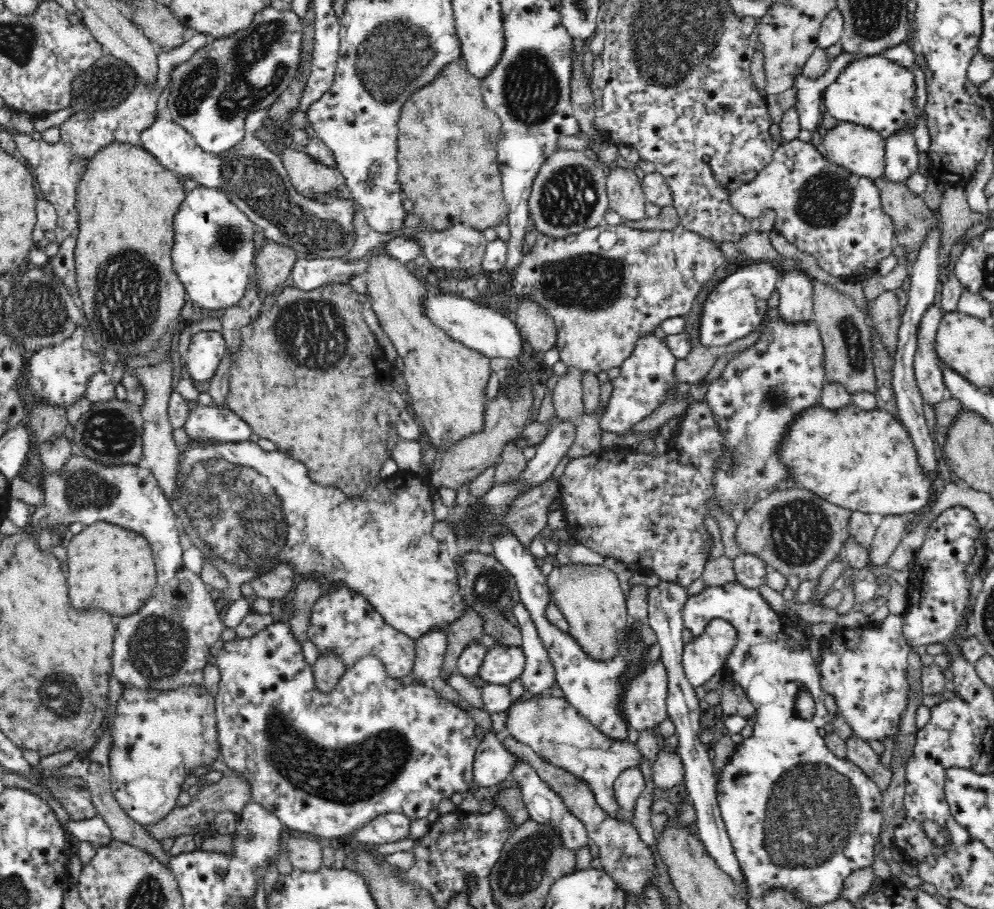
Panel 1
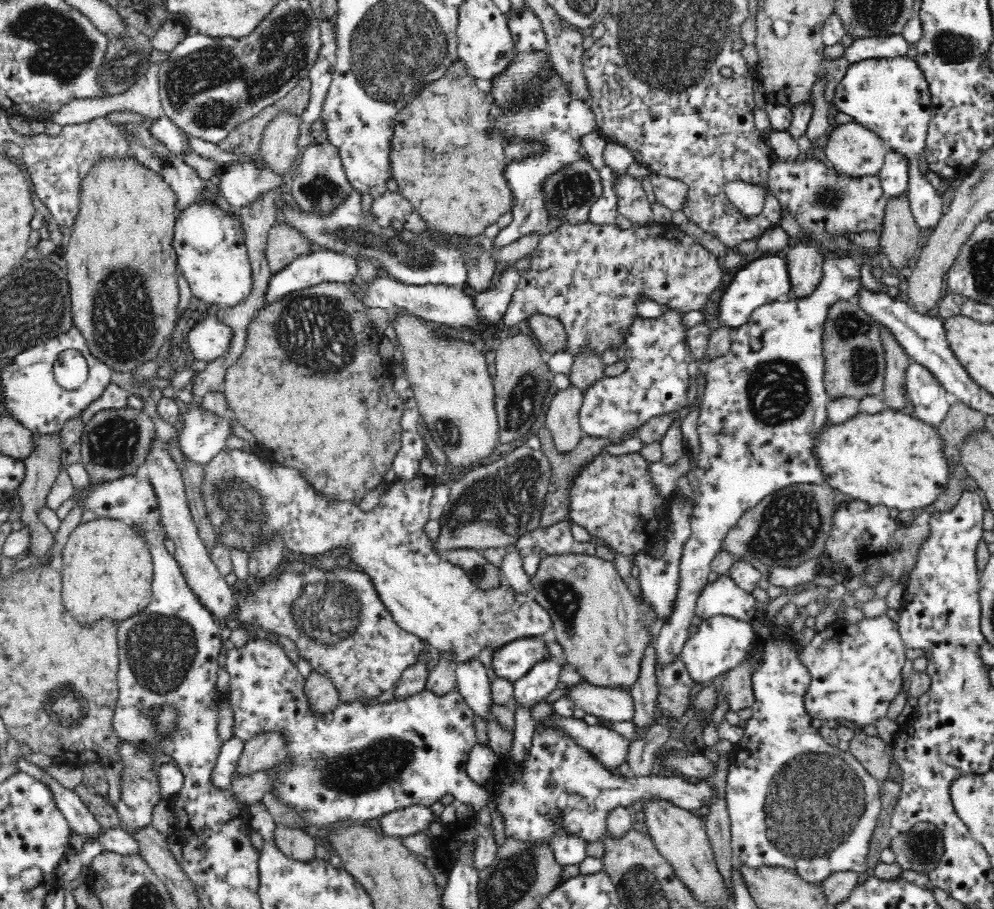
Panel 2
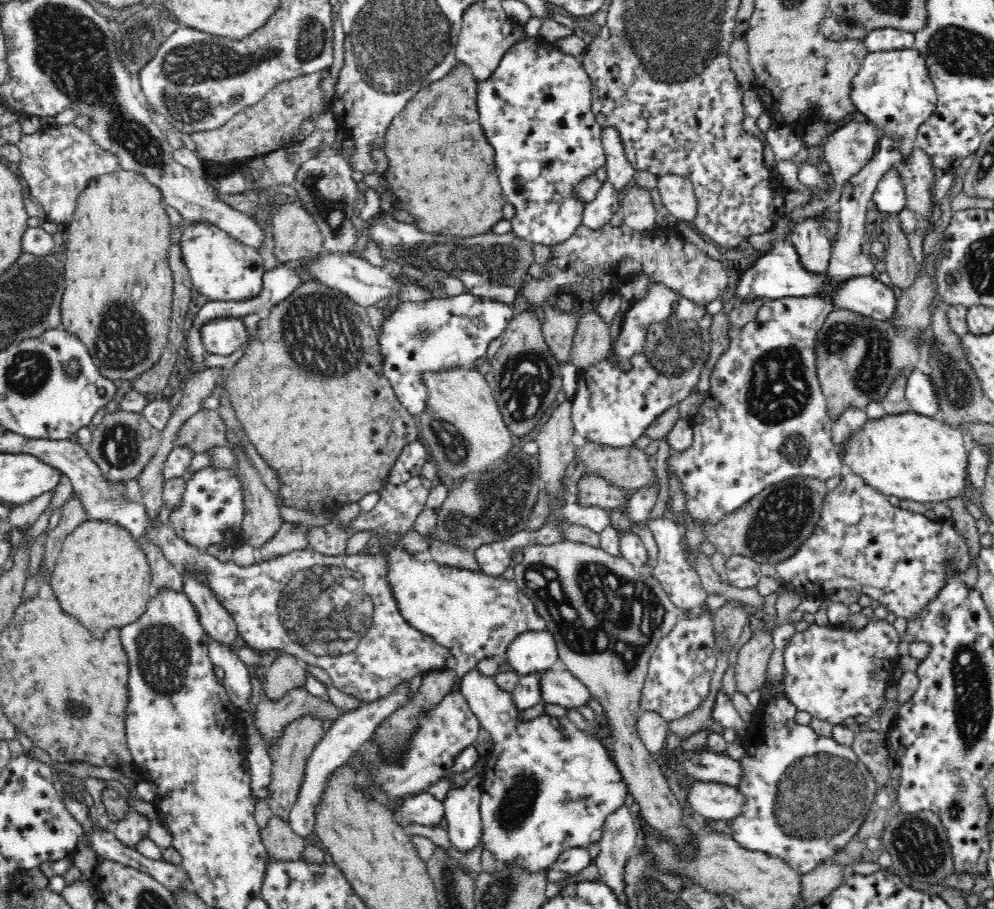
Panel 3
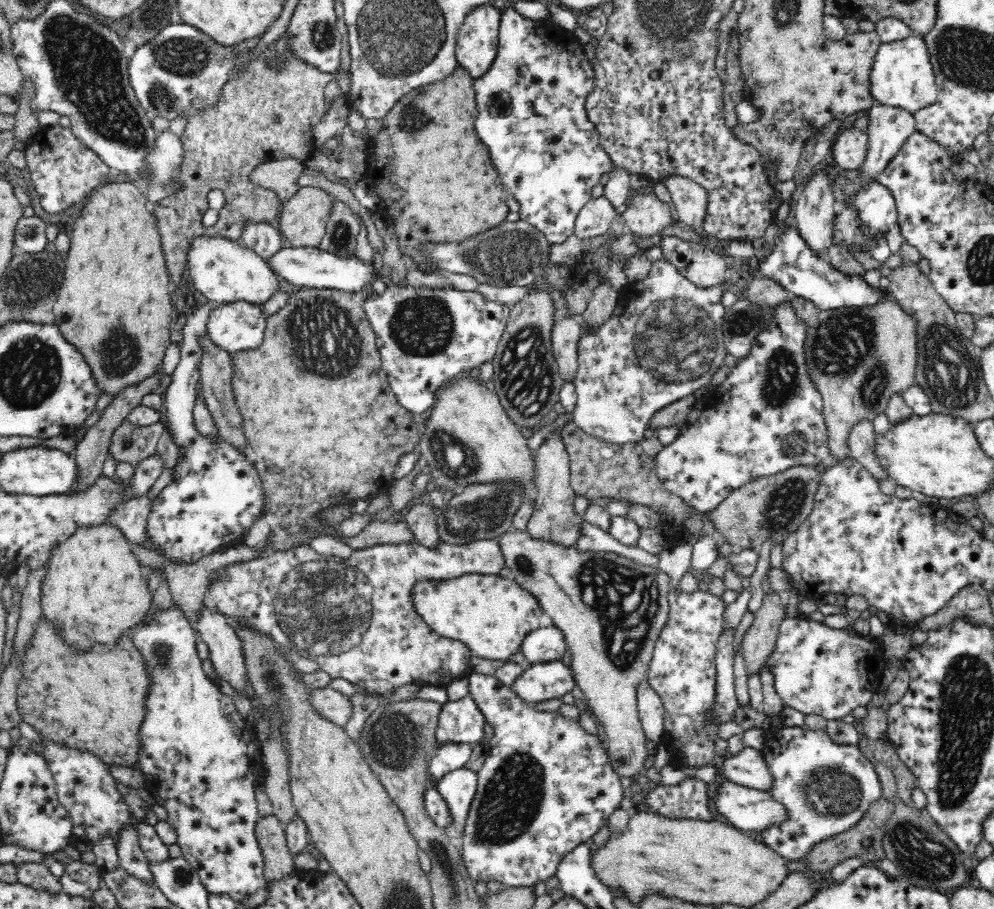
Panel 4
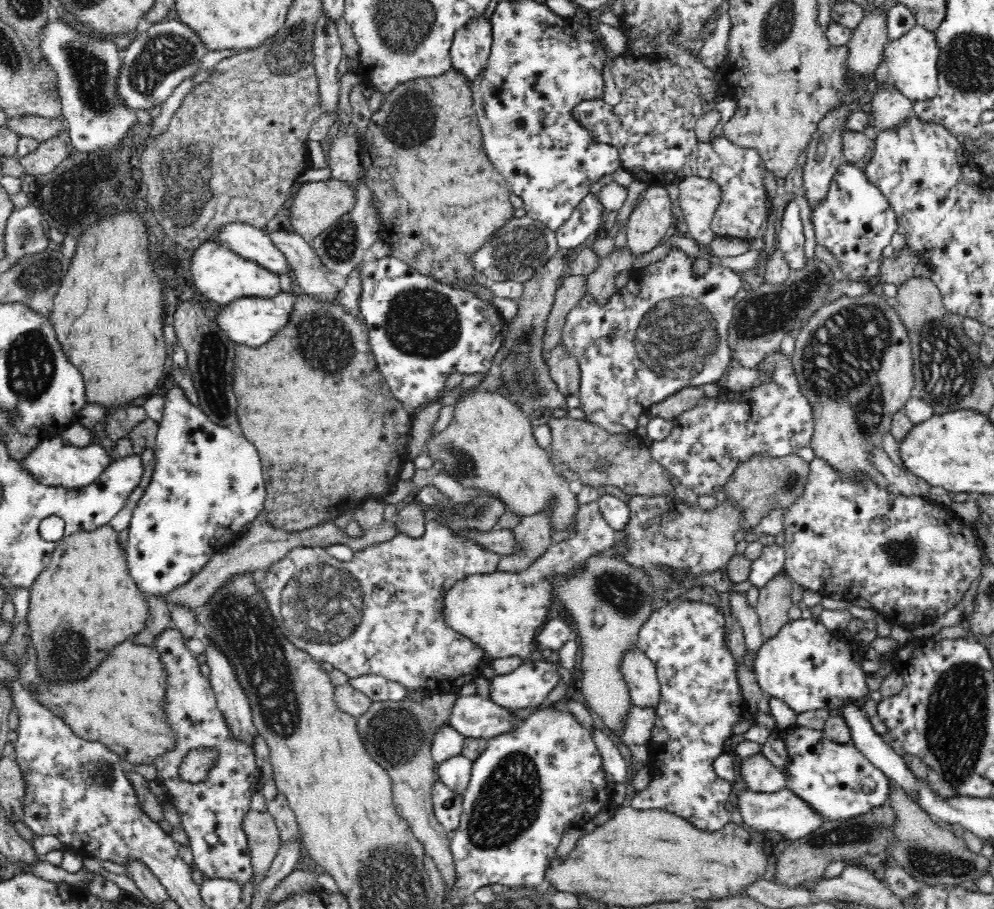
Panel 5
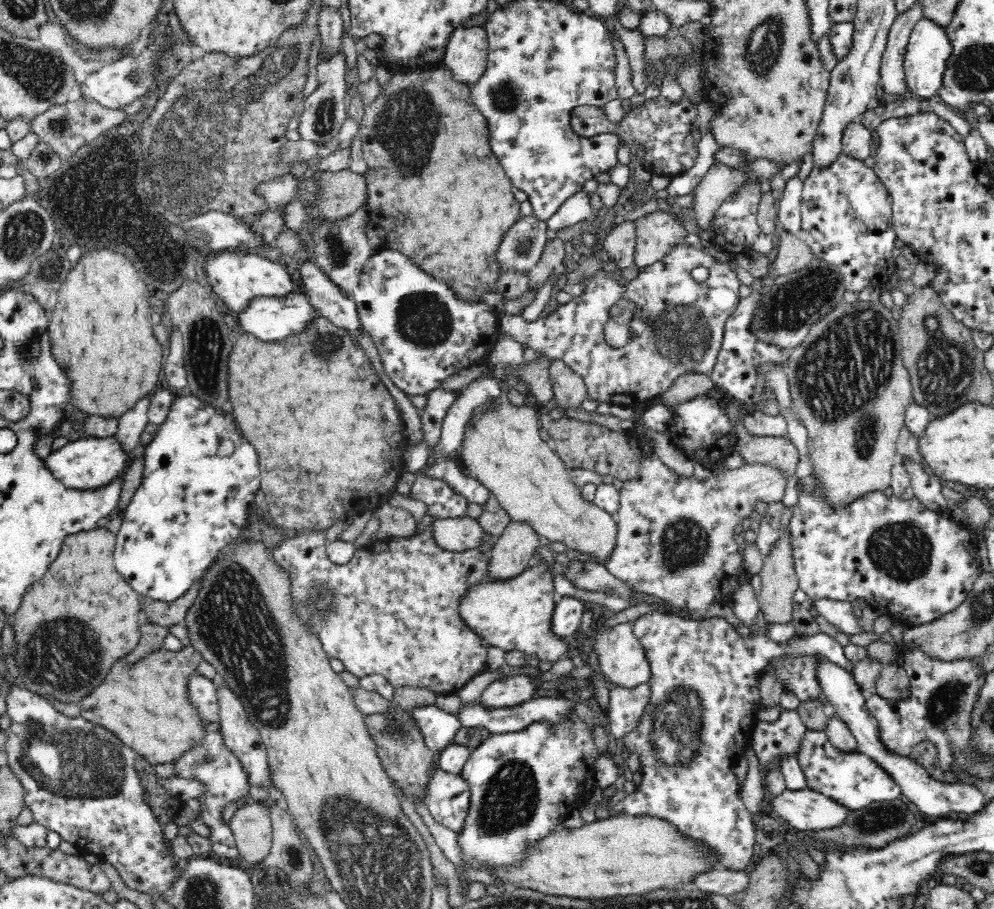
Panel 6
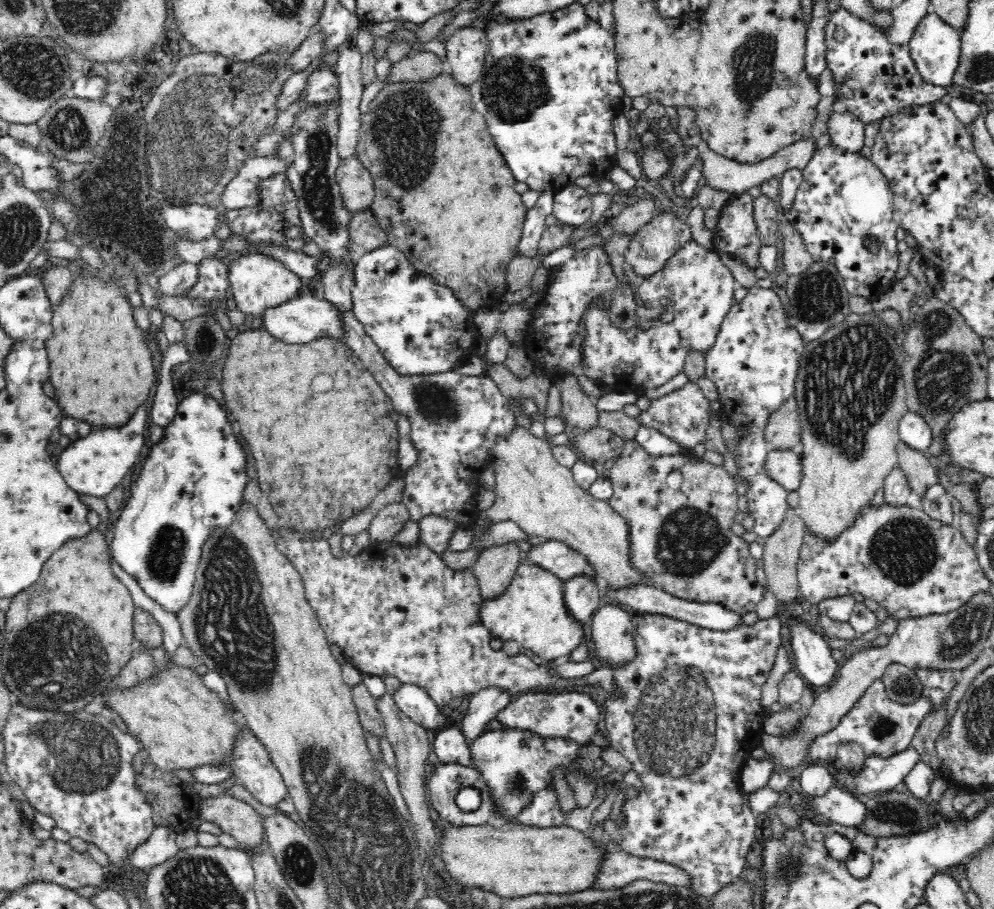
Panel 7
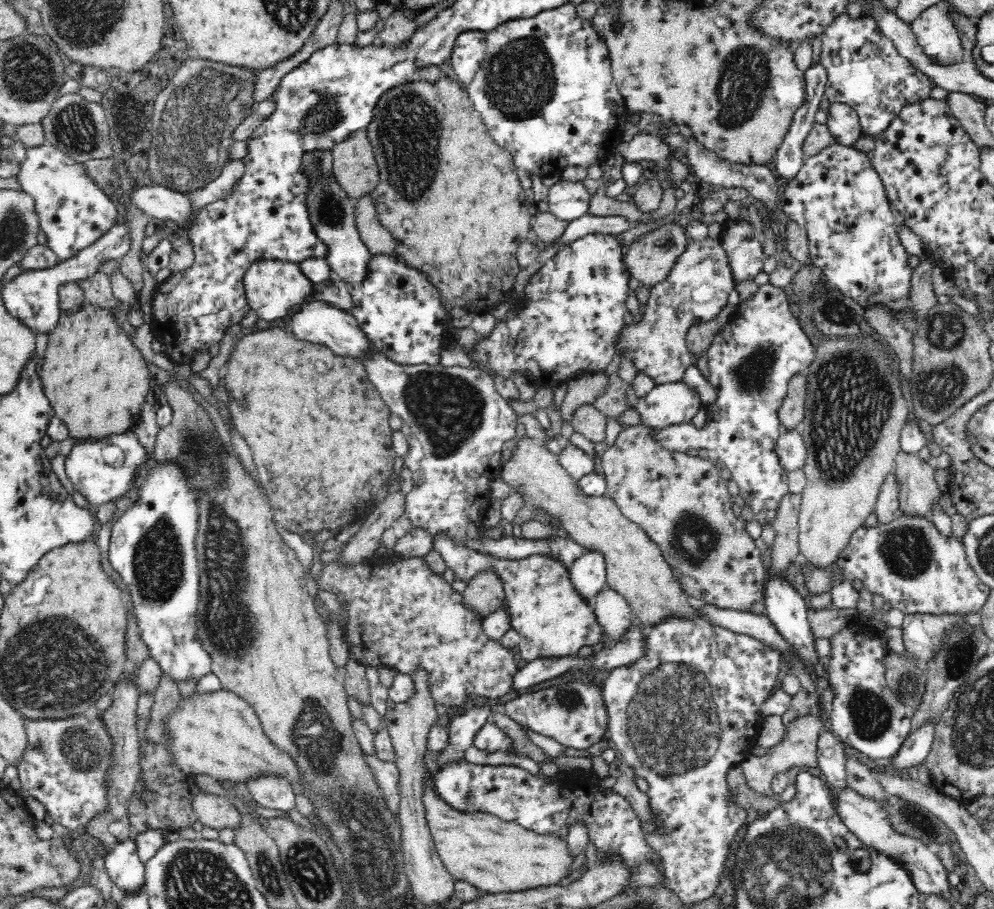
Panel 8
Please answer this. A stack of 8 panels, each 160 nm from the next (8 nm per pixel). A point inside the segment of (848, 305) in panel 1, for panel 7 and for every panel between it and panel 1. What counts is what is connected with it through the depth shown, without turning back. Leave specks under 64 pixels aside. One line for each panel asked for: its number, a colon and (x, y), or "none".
2: (855, 360)
3: (858, 358)
4: (858, 357)
5: (852, 359)
6: (853, 448)
7: (850, 391)

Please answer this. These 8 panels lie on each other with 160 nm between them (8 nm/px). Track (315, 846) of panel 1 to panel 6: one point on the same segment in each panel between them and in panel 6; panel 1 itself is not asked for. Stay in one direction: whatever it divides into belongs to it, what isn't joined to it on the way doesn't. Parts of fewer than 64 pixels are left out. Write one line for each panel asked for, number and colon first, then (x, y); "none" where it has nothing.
2: (292, 841)
3: (282, 845)
4: (270, 834)
5: (259, 827)
6: (250, 824)

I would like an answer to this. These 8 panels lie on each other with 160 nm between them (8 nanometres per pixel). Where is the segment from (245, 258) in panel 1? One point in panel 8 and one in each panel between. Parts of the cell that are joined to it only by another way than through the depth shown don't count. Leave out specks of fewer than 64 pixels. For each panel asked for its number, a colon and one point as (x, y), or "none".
2: (210, 248)
3: (220, 267)
4: (222, 270)
5: (223, 276)
6: (238, 279)
7: (260, 282)
8: (275, 289)

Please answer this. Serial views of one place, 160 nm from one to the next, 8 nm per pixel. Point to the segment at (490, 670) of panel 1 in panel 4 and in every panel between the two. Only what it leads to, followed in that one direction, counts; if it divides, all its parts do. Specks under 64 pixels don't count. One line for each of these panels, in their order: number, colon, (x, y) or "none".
2: (513, 660)
3: (533, 651)
4: (544, 644)

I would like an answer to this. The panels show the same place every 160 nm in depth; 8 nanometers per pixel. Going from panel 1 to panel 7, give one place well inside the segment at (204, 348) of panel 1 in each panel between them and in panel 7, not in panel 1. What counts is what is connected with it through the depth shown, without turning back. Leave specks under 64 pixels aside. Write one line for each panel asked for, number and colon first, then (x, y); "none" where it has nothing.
2: (209, 339)
3: (222, 336)
4: (240, 325)
5: (254, 321)
6: (269, 318)
7: (299, 321)

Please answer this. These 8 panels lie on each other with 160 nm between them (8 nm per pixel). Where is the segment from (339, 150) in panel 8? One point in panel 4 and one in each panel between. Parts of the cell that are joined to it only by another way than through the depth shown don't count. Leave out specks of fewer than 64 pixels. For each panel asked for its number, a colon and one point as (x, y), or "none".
4: (304, 217)
5: (316, 206)
6: (344, 192)
7: (356, 183)

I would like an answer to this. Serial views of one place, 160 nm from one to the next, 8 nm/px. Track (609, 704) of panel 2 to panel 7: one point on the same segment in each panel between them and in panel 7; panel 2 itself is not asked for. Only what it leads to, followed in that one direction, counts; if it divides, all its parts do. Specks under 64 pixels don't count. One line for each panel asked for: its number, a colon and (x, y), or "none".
3: (559, 687)
4: (542, 681)
5: (529, 685)
6: (511, 691)
7: (482, 707)

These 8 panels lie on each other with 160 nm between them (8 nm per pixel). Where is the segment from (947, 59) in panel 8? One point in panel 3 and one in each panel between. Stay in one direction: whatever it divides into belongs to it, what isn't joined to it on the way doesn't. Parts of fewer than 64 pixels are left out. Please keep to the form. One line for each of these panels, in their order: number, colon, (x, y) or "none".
3: (893, 90)
4: (902, 75)
5: (910, 64)
6: (929, 47)
7: (935, 46)

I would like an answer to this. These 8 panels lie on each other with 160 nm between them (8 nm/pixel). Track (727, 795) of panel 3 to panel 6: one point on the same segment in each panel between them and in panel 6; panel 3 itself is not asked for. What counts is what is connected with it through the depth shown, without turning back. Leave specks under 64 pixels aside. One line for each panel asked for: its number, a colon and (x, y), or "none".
4: (750, 810)
5: (784, 812)
6: (805, 809)

